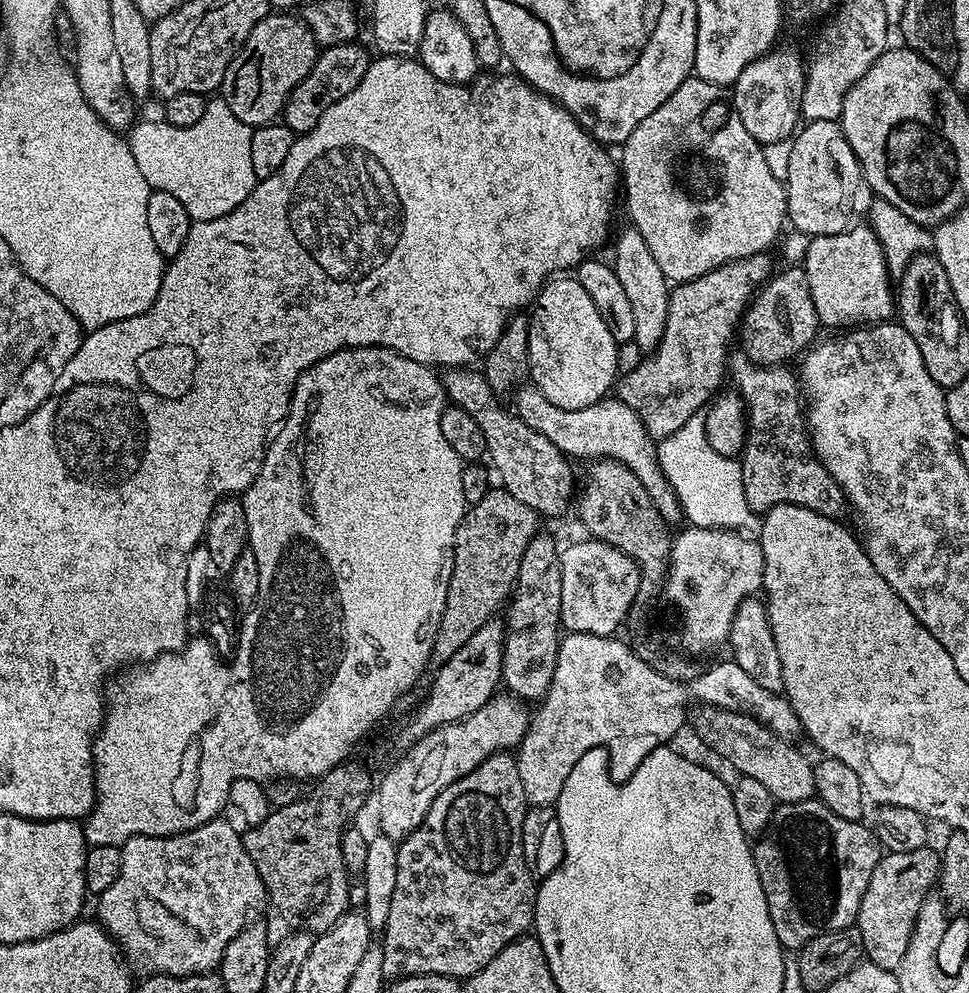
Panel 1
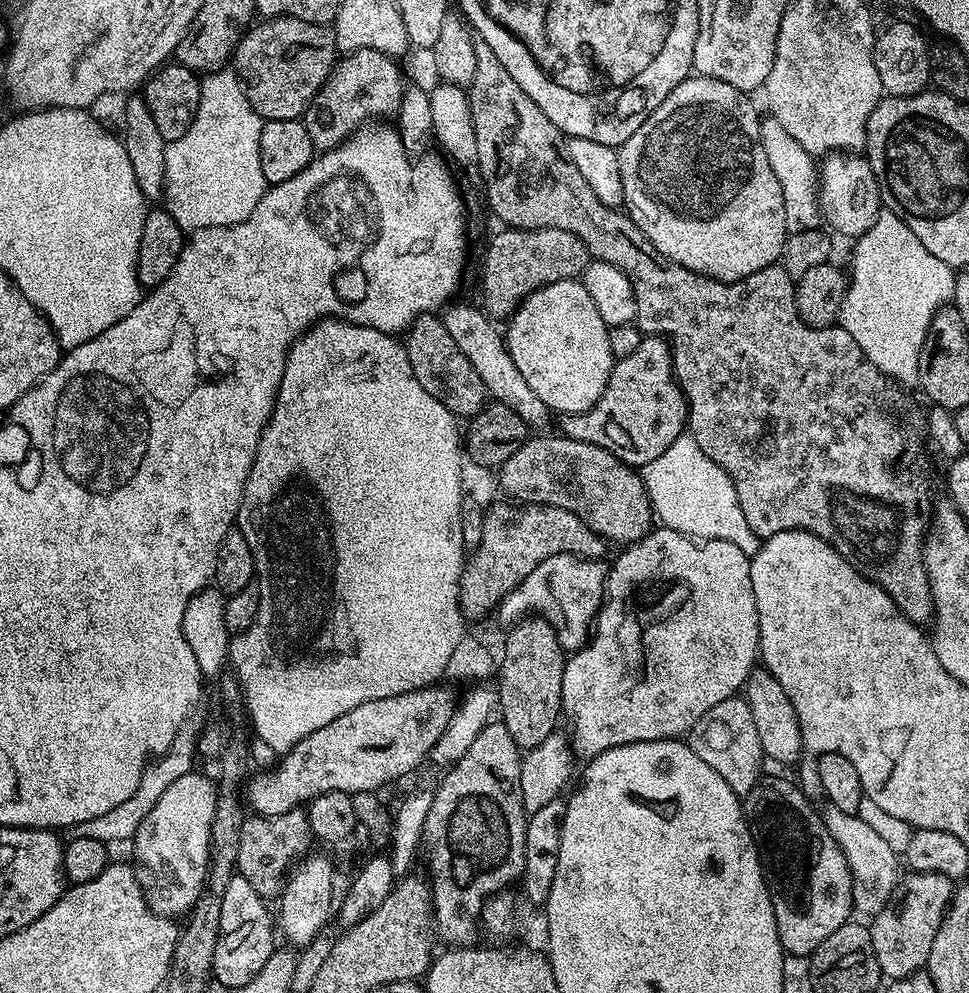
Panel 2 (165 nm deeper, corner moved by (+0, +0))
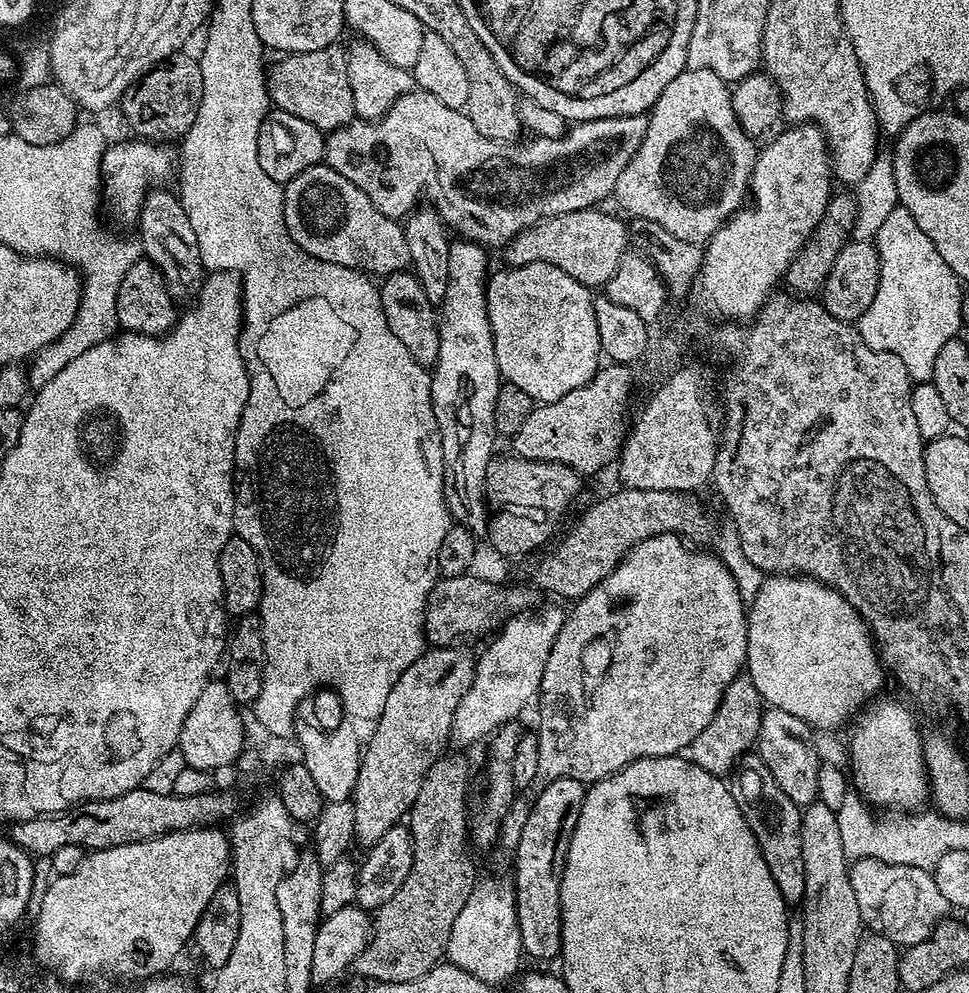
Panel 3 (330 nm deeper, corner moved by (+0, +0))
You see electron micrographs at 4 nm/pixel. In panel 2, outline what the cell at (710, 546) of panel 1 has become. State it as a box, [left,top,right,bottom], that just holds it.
[562,526,760,758]

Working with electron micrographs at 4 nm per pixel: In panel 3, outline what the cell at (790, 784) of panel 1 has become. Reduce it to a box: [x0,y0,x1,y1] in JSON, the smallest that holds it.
[848,859,950,949]

